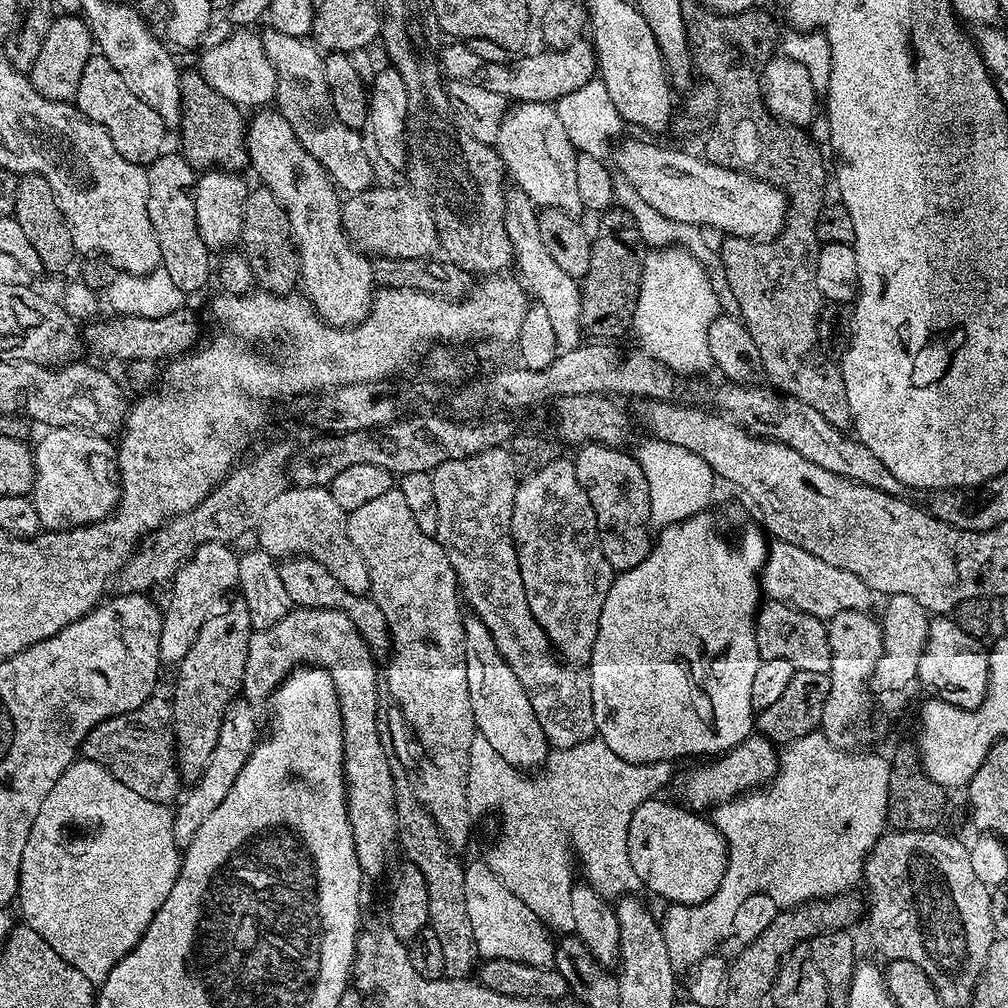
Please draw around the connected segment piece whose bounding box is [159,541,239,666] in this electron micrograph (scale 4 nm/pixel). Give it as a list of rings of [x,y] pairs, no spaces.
[[[223,541],[204,543],[197,547],[191,559],[177,568],[170,582],[172,594],[162,614],[163,626],[159,634],[159,656],[163,665],[179,665],[182,658],[189,653],[198,636],[198,630],[210,617],[221,611],[224,594],[237,587],[239,557],[229,548],[231,547]]]

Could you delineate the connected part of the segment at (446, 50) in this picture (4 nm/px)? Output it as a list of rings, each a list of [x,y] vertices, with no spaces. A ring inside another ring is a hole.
[[[448,42],[443,45],[439,55],[440,67],[449,81],[481,84],[495,94],[507,97],[509,101],[529,104],[552,104],[566,94],[589,84],[597,75],[597,56],[591,43],[577,42],[569,48],[539,51],[533,56],[521,55],[516,58],[521,60],[513,59],[507,64],[499,64],[480,61],[478,54],[474,54],[474,50],[470,50],[467,43]]]

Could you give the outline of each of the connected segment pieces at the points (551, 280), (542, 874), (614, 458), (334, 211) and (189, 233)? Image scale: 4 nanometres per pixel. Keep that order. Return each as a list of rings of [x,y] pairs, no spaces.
[[[512,190],[507,193],[504,206],[504,225],[506,234],[512,243],[512,254],[514,257],[514,268],[522,281],[523,287],[529,293],[532,292],[535,299],[546,306],[546,314],[550,314],[550,323],[554,329],[554,338],[561,349],[578,348],[582,344],[582,325],[580,315],[580,286],[577,277],[566,274],[558,262],[546,250],[542,243],[542,234],[538,234],[538,208],[532,203],[532,199],[519,190]]]
[[[476,735],[474,742],[470,746],[470,766],[468,767],[468,806],[473,813],[488,812],[493,808],[500,815],[500,837],[496,840],[496,845],[488,852],[486,863],[489,868],[495,872],[496,877],[518,898],[522,898],[522,902],[526,902],[526,906],[530,906],[530,910],[534,910],[534,914],[538,914],[538,918],[542,923],[548,925],[549,929],[564,928],[560,930],[568,930],[572,928],[572,911],[570,910],[570,898],[574,881],[572,881],[572,868],[568,865],[568,843],[572,843],[572,848],[576,851],[576,856],[580,859],[580,864],[584,867],[584,876],[587,883],[600,896],[605,898],[623,898],[629,894],[635,893],[641,887],[638,874],[634,874],[634,866],[630,866],[630,858],[628,857],[628,831],[630,830],[630,818],[634,814],[636,807],[642,802],[653,799],[668,783],[672,780],[673,761],[659,760],[653,764],[635,764],[634,762],[626,762],[622,758],[618,758],[618,754],[614,754],[614,750],[610,750],[610,746],[606,746],[606,742],[599,738],[584,740],[578,746],[570,746],[569,748],[557,748],[549,751],[548,759],[543,765],[542,771],[531,780],[531,775],[522,774],[521,769],[515,768],[510,762],[506,762],[506,758],[502,758],[502,754],[498,754],[498,750],[494,750],[494,746],[490,746],[488,739],[482,735]]]
[[[586,444],[575,449],[574,463],[578,482],[586,490],[590,498],[590,506],[594,506],[594,518],[596,519],[596,536],[600,540],[600,549],[610,562],[613,573],[629,572],[638,562],[648,557],[648,551],[652,549],[653,541],[648,540],[650,533],[650,486],[646,482],[646,474],[642,474],[642,466],[636,461],[631,451],[611,448],[605,444]]]
[[[260,110],[253,116],[256,117],[253,120],[251,117],[246,128],[250,168],[260,175],[259,183],[269,188],[278,198],[278,202],[282,202],[290,218],[292,227],[290,235],[295,240],[300,254],[300,280],[302,288],[304,284],[303,291],[307,299],[312,301],[317,316],[333,328],[351,328],[364,323],[370,314],[374,299],[372,260],[359,248],[352,246],[352,241],[349,240],[344,225],[340,222],[341,193],[329,178],[326,169],[304,149],[302,142],[296,137],[295,130],[292,129],[292,124],[286,122],[286,118],[279,110]]]
[[[165,151],[154,163],[147,165],[148,213],[154,234],[158,238],[161,265],[166,274],[170,274],[170,279],[174,281],[174,286],[178,286],[178,290],[192,294],[207,282],[211,272],[213,275],[214,260],[206,242],[202,242],[202,234],[198,234],[198,218],[194,214],[197,169],[186,162],[183,154],[173,152]]]

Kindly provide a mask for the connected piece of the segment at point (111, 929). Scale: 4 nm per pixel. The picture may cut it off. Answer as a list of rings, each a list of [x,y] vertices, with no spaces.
[[[77,758],[60,775],[54,790],[50,790],[50,794],[46,794],[46,798],[42,802],[42,810],[38,810],[38,814],[32,823],[30,838],[22,850],[18,905],[20,904],[20,912],[24,915],[21,916],[23,923],[38,934],[42,934],[42,938],[46,938],[46,942],[50,942],[50,950],[54,950],[54,954],[58,954],[58,958],[62,958],[70,966],[74,966],[74,970],[78,970],[78,974],[90,978],[93,986],[99,986],[104,983],[105,978],[110,974],[110,970],[114,970],[118,961],[144,937],[146,926],[150,926],[154,914],[160,909],[162,902],[166,902],[166,894],[170,894],[176,877],[180,875],[181,859],[182,852],[177,845],[172,829],[170,808],[164,804],[159,804],[156,798],[152,796],[134,794],[134,790],[130,790],[130,786],[122,786],[122,782],[118,782],[118,778],[114,778],[114,774],[110,774],[110,770],[106,770],[95,760]]]

